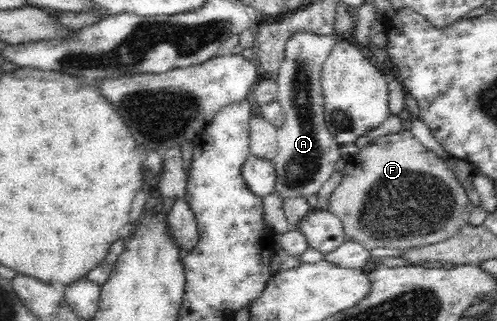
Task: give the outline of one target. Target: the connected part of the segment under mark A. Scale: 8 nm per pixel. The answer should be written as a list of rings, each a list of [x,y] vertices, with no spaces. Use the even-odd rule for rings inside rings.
[[[297,32],[285,44],[285,60],[275,79],[278,89],[276,101],[284,110],[284,121],[278,128],[278,150],[272,159],[277,174],[277,186],[274,186],[273,192],[278,193],[281,200],[317,194],[325,181],[336,172],[337,162],[344,157],[340,144],[326,127],[320,77],[323,64],[339,40],[336,34],[318,36]]]

